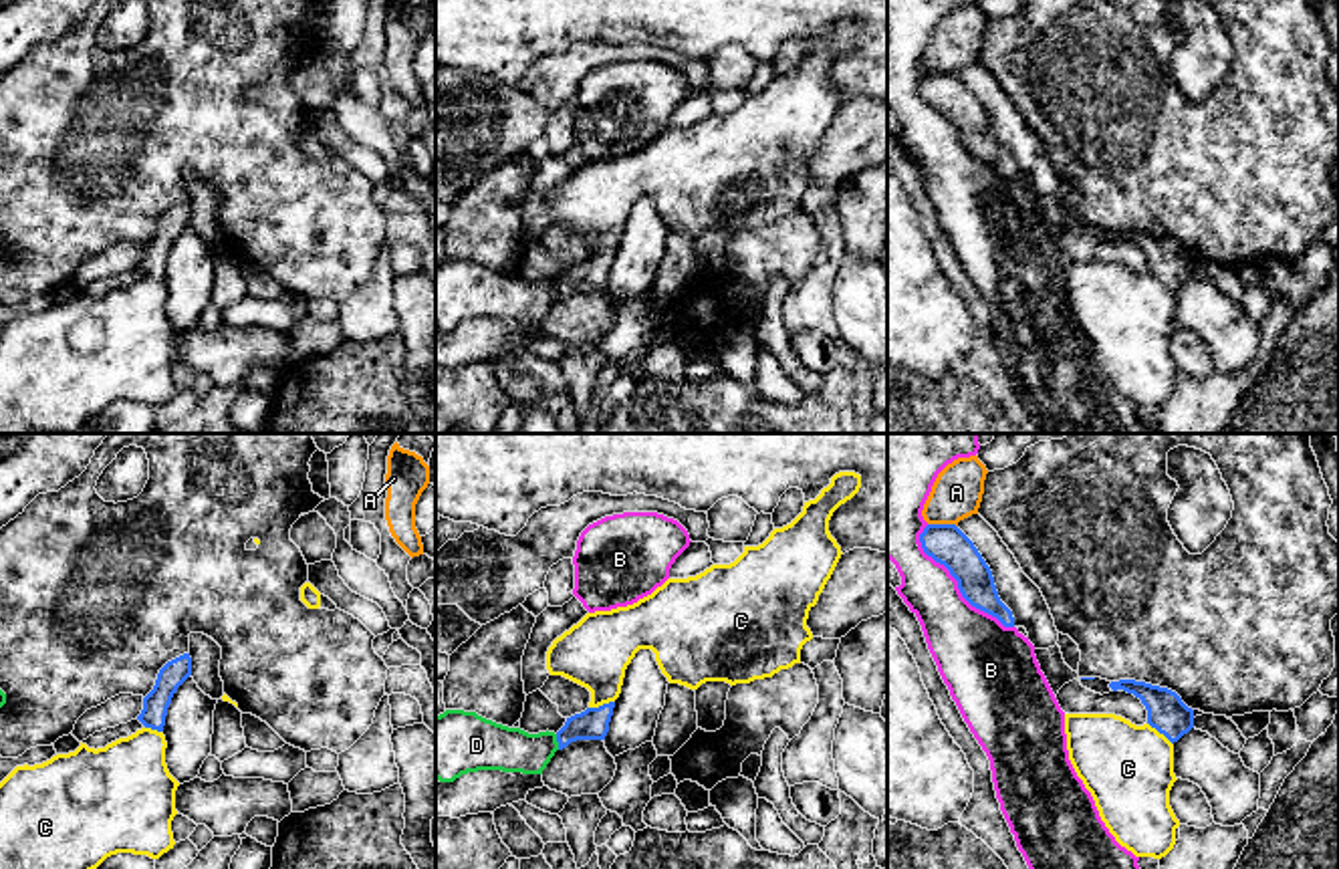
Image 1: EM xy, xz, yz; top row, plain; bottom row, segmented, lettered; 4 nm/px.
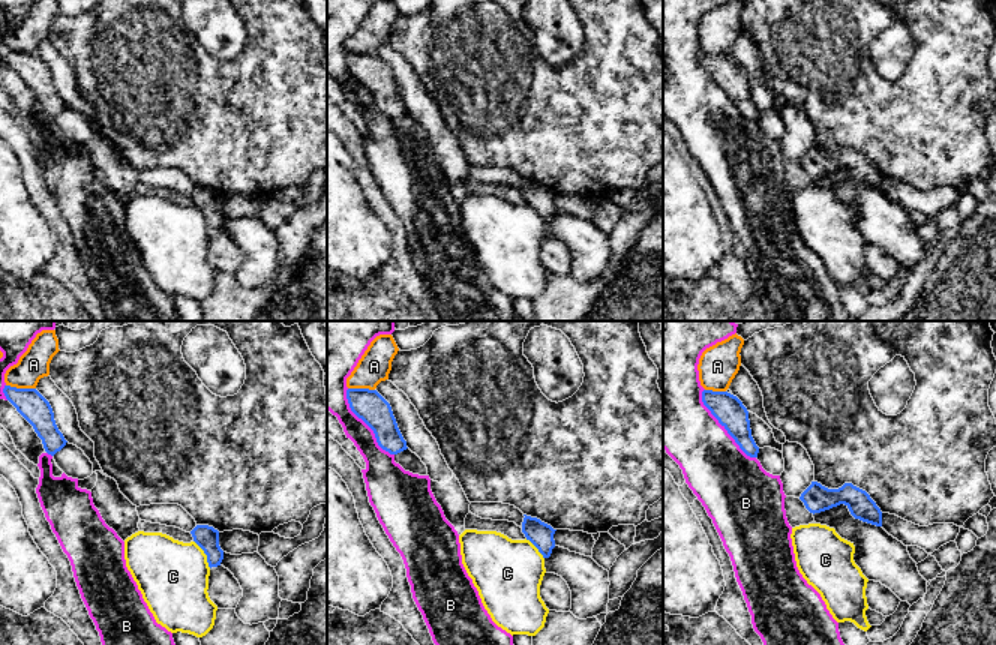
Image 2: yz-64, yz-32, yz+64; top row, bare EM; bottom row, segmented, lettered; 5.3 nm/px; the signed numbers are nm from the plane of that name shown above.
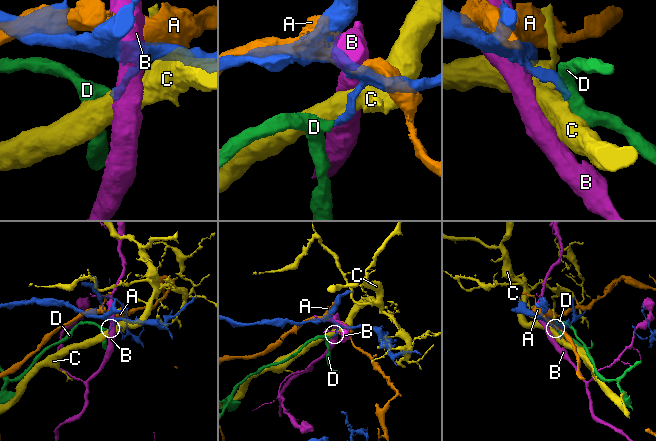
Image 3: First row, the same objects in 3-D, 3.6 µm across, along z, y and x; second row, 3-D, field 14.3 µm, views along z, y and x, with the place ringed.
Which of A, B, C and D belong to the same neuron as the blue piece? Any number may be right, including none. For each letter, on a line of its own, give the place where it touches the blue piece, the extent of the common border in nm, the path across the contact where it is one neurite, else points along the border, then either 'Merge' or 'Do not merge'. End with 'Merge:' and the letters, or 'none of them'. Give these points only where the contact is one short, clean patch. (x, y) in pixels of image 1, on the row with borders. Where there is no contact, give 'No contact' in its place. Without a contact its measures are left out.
A: Touches blue at yz (942, 525). Shared border 120 nm. Do not merge
B: Touches blue at yz (958, 583). Shared border 550 nm. Do not merge
C: Touches blue at xz (601, 706). Shared border 110 nm. Do not merge
D: Touches blue at xz (557, 740). Shared border 70 nm. Boundary: xz (555, 734), (559, 749). Do not merge
Merge: none of them

